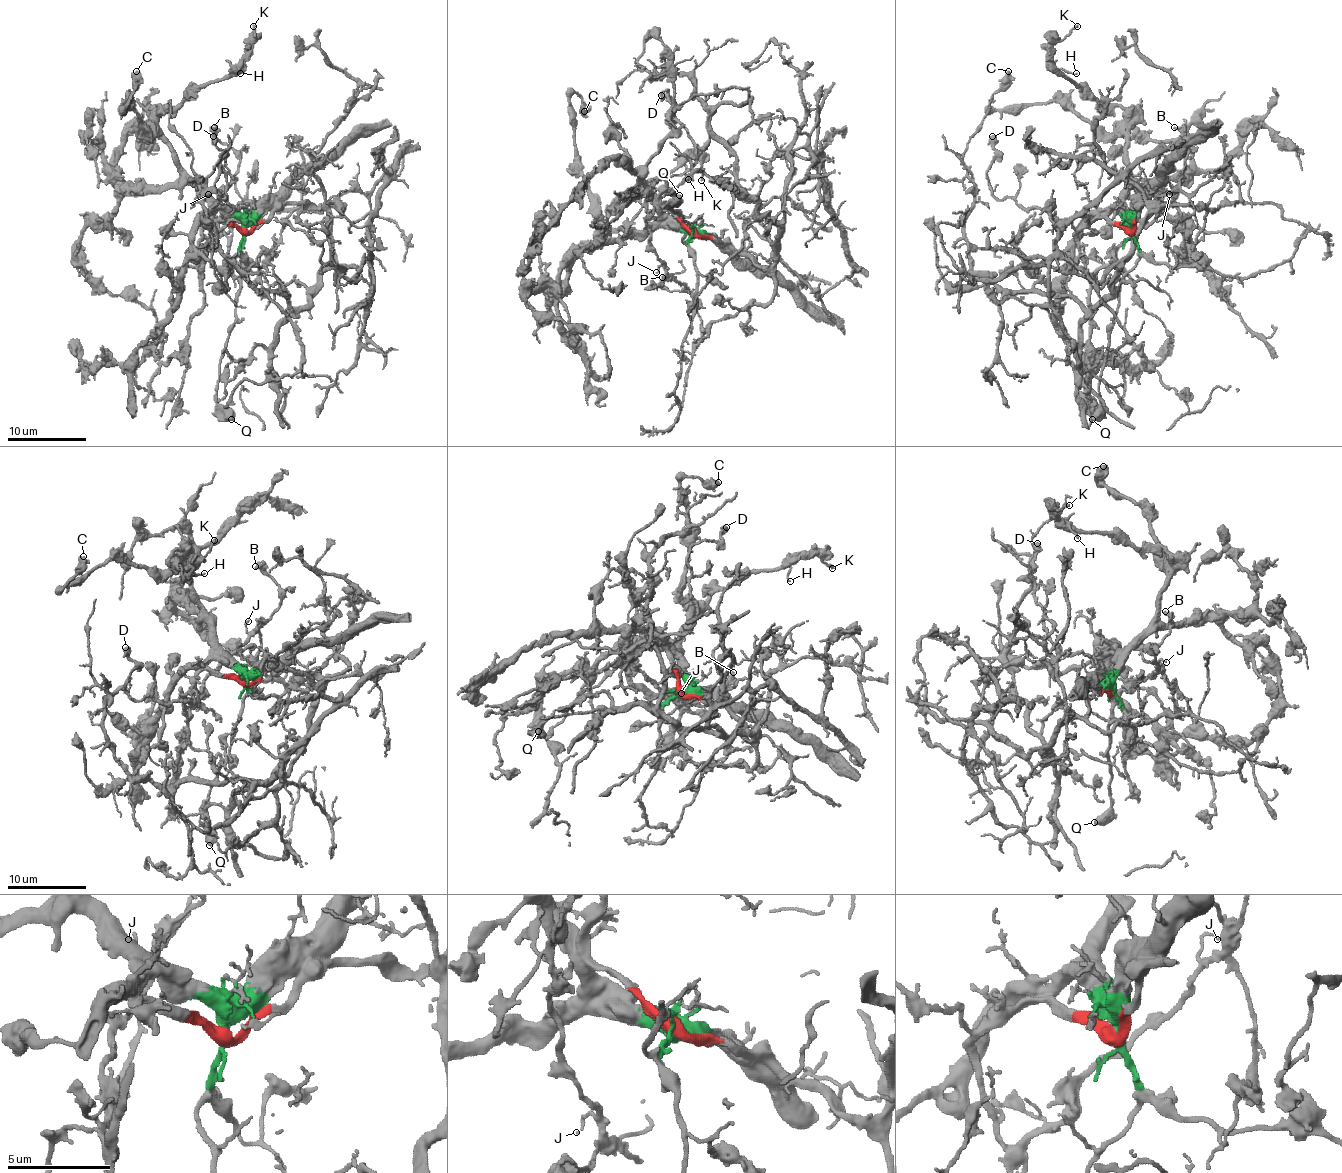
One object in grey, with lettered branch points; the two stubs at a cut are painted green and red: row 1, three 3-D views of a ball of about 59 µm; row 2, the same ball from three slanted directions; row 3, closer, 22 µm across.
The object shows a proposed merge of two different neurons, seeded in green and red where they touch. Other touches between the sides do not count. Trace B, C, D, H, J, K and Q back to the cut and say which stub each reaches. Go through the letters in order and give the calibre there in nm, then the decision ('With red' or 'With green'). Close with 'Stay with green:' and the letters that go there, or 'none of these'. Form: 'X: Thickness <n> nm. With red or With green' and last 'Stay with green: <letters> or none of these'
B: Thickness 280 nm. With red
C: Thickness 440 nm. With green
D: Thickness 550 nm. With red
H: Thickness 110 nm. With green
J: Thickness 90 nm. With red
K: Thickness 160 nm. With green
Q: Thickness 600 nm. With green
Stay with green: C, H, K, Q

